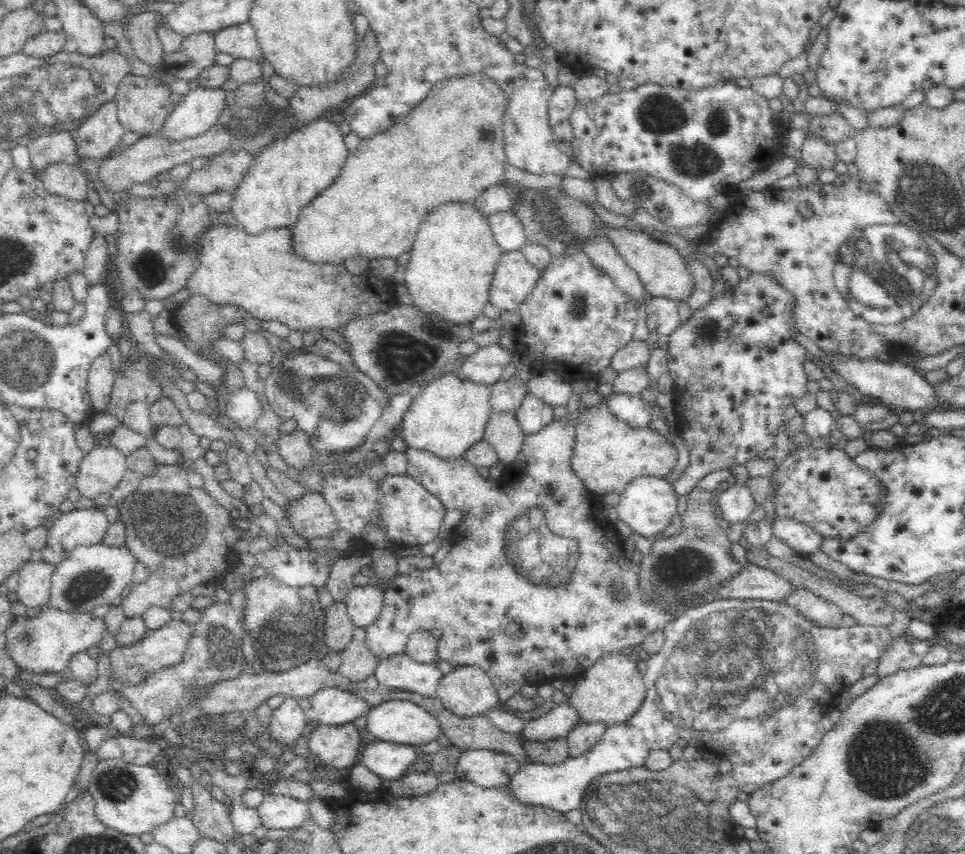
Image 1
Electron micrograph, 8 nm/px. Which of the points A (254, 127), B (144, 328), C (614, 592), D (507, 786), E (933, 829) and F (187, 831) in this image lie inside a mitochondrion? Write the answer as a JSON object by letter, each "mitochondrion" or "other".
{"A":"mitochondrion","B":"other","C":"mitochondrion","D":"other","E":"other","F":"other"}

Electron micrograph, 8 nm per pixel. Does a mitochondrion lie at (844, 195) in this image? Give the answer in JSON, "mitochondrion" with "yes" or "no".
{"mitochondrion":"no"}

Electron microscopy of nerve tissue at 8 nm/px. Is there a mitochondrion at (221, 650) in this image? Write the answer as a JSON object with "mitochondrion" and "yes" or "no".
{"mitochondrion":"yes"}

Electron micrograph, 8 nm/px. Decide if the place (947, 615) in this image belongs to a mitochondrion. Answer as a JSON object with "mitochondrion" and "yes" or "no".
{"mitochondrion":"no"}

